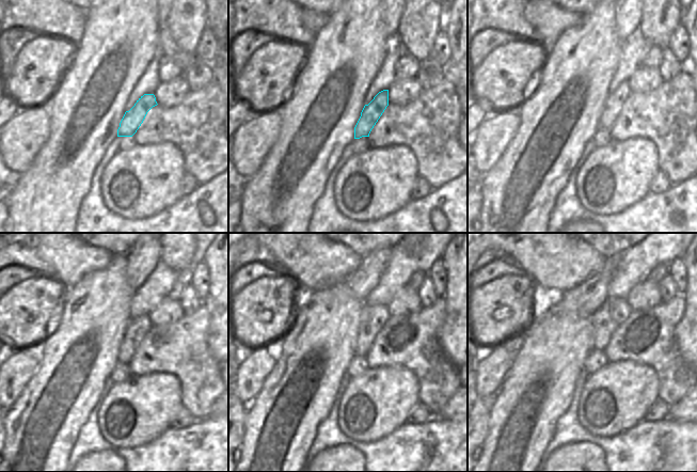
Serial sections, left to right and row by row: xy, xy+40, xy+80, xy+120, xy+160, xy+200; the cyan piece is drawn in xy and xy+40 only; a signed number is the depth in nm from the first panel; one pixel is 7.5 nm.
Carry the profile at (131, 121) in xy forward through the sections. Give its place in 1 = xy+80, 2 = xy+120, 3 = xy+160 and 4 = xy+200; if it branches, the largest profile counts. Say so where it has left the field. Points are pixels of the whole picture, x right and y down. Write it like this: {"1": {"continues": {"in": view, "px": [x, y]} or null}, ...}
{"1": {"continues": {"in": "xy+80", "px": [613, 106]}}, "2": {"continues": {"in": "xy+120", "px": [138, 327]}}, "3": {"continues": {"in": "xy+160", "px": [373, 317]}}, "4": {"continues": {"in": "xy+200", "px": [614, 311]}}}

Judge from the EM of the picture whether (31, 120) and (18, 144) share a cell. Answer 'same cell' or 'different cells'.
same cell

